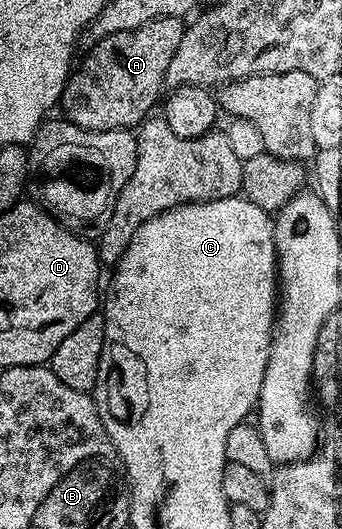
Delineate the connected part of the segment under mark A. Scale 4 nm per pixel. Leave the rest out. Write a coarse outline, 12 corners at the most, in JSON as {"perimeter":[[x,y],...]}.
{"perimeter":[[187,25],[101,37],[71,71],[65,119],[130,130],[153,113]]}

